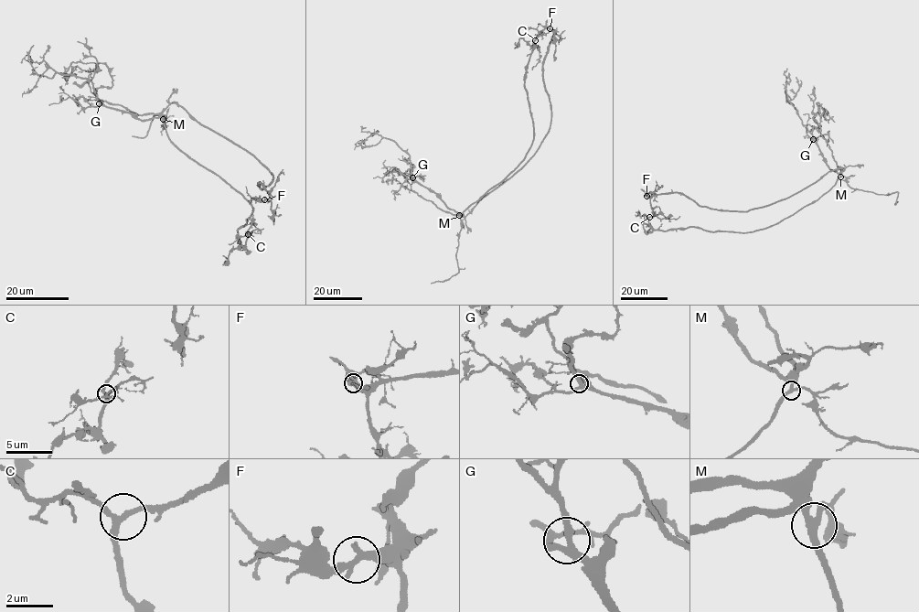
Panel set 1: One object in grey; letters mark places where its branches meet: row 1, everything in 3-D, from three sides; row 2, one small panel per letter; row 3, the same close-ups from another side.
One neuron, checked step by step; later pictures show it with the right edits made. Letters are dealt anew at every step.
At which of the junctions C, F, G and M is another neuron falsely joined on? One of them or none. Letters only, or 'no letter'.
M

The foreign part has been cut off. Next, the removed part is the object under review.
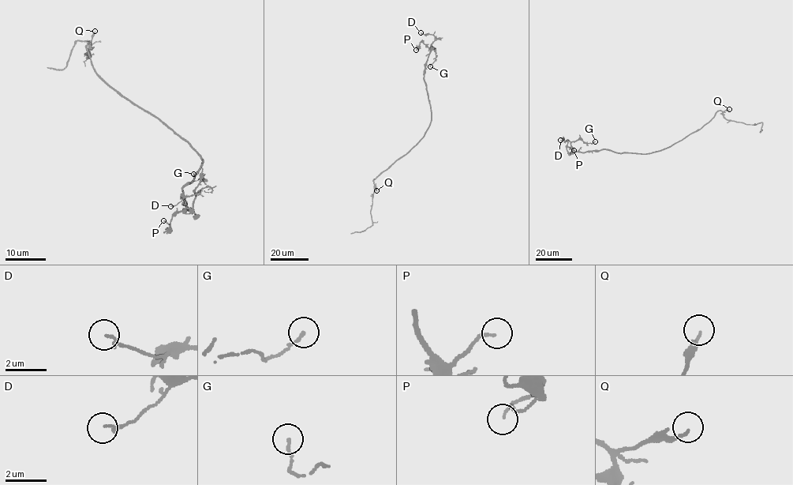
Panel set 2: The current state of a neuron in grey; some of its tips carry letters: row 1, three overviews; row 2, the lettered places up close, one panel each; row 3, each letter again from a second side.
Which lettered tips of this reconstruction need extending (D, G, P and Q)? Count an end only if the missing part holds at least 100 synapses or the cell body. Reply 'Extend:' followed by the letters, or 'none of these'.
Extend: none of these

